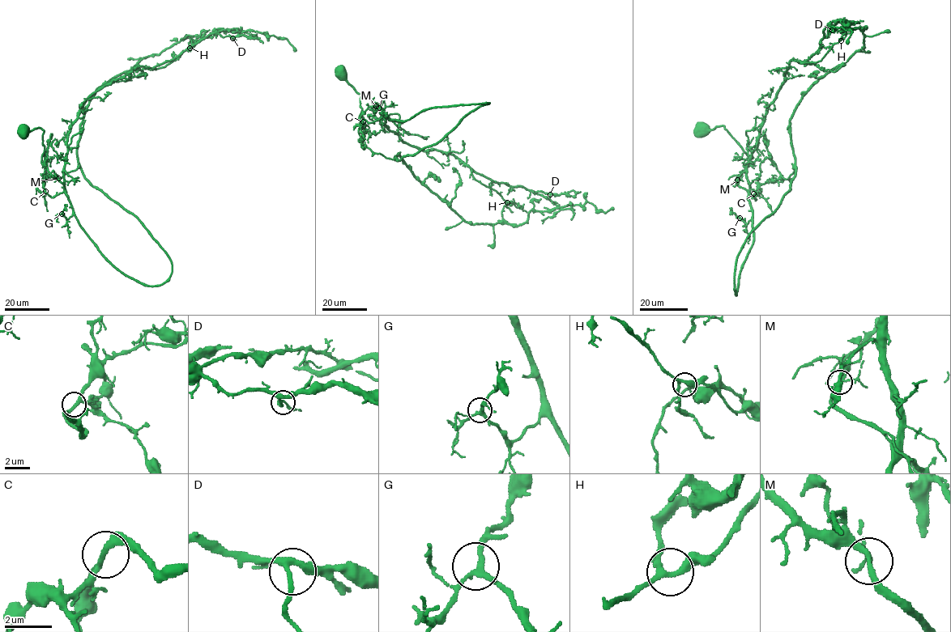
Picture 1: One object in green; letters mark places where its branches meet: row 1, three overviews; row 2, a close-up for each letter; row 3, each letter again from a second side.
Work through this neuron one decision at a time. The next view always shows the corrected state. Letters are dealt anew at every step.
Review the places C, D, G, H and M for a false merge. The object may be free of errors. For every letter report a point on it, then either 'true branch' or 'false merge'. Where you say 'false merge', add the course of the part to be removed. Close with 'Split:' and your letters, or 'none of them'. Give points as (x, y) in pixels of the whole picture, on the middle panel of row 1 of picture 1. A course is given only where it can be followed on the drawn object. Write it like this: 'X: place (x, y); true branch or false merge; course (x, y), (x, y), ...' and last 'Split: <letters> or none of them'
C: place (363, 121); true branch
D: place (550, 194); true branch
G: place (379, 108); true branch
H: place (507, 202); true branch
M: place (376, 106); true branch
Split: none of them

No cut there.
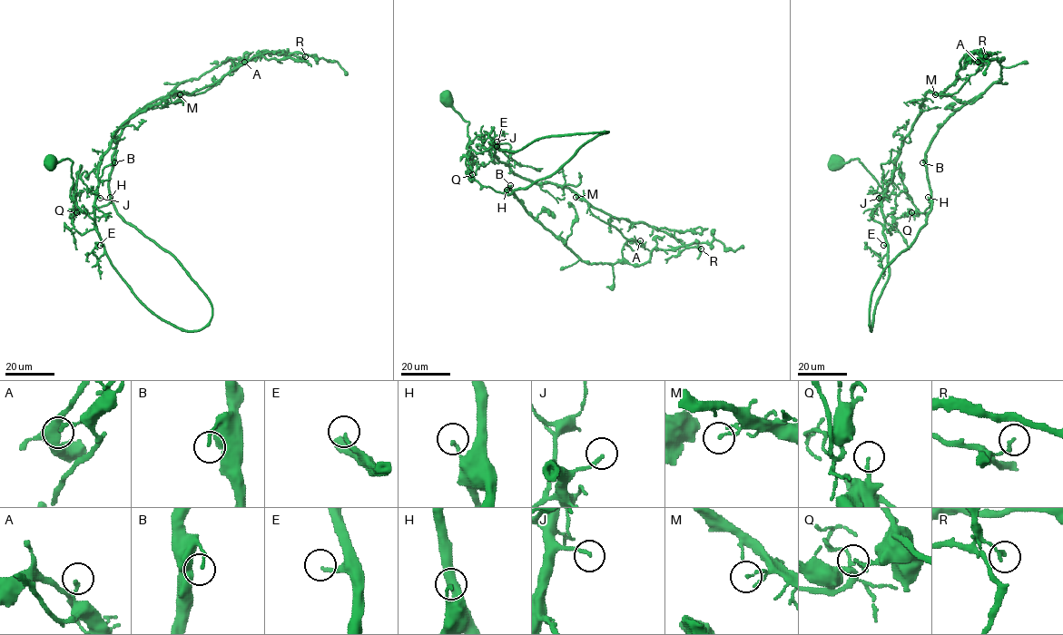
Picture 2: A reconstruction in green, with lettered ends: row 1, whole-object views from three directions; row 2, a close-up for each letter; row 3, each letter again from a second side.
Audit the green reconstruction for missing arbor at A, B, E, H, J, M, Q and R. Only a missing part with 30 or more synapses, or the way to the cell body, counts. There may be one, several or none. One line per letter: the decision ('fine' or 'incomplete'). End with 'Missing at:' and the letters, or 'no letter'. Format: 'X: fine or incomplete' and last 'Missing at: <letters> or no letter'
A: fine
B: fine
E: incomplete
H: fine
J: fine
M: fine
Q: fine
R: fine
Missing at: E

